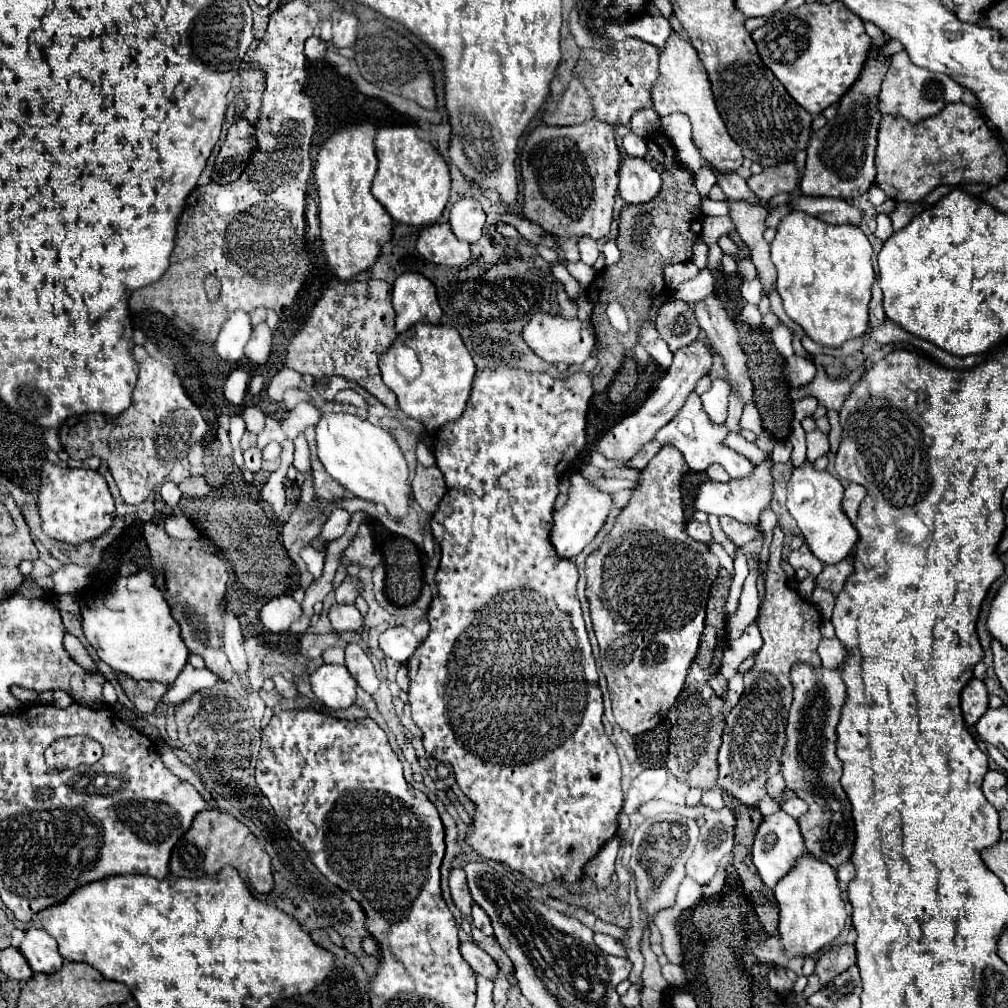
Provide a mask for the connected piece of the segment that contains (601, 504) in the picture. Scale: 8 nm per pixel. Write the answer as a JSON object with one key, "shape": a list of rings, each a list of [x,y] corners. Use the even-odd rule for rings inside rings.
{"shape":[[[571,473],[571,491],[569,491],[569,501],[553,513],[553,525],[551,525],[551,545],[555,545],[557,555],[563,559],[571,559],[577,557],[597,535],[597,531],[603,527],[609,509],[613,507],[611,495],[603,493],[599,489],[595,489],[585,477],[581,477],[579,473]]]}

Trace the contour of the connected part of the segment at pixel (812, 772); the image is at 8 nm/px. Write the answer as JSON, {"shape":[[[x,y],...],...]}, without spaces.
{"shape":[[[795,663],[791,669],[791,681],[793,681],[793,703],[787,717],[787,745],[783,749],[781,757],[781,775],[785,779],[785,785],[789,791],[793,791],[799,799],[807,801],[809,809],[803,817],[799,817],[801,835],[805,839],[807,853],[813,855],[819,861],[827,861],[833,867],[839,867],[841,863],[849,861],[853,843],[855,843],[855,827],[851,821],[851,803],[839,783],[841,777],[841,761],[835,755],[835,741],[837,733],[835,727],[839,723],[841,707],[845,703],[845,683],[841,679],[841,673],[837,669],[825,669],[825,667],[813,667],[807,663]]]}

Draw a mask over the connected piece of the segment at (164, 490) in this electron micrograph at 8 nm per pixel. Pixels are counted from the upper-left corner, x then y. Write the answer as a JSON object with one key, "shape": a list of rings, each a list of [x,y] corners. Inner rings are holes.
{"shape":[[[167,481],[167,483],[161,485],[161,497],[169,507],[175,507],[179,503],[179,499],[181,499],[181,491],[179,491],[179,487],[175,483]]]}

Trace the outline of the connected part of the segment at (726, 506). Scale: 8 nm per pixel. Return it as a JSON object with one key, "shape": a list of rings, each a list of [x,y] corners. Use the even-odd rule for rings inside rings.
{"shape":[[[767,459],[761,465],[755,467],[755,473],[745,479],[729,479],[727,483],[717,483],[717,481],[707,481],[697,489],[695,495],[695,509],[705,511],[711,515],[729,515],[741,523],[747,525],[757,525],[759,523],[759,513],[769,507],[773,499],[773,461]]]}

